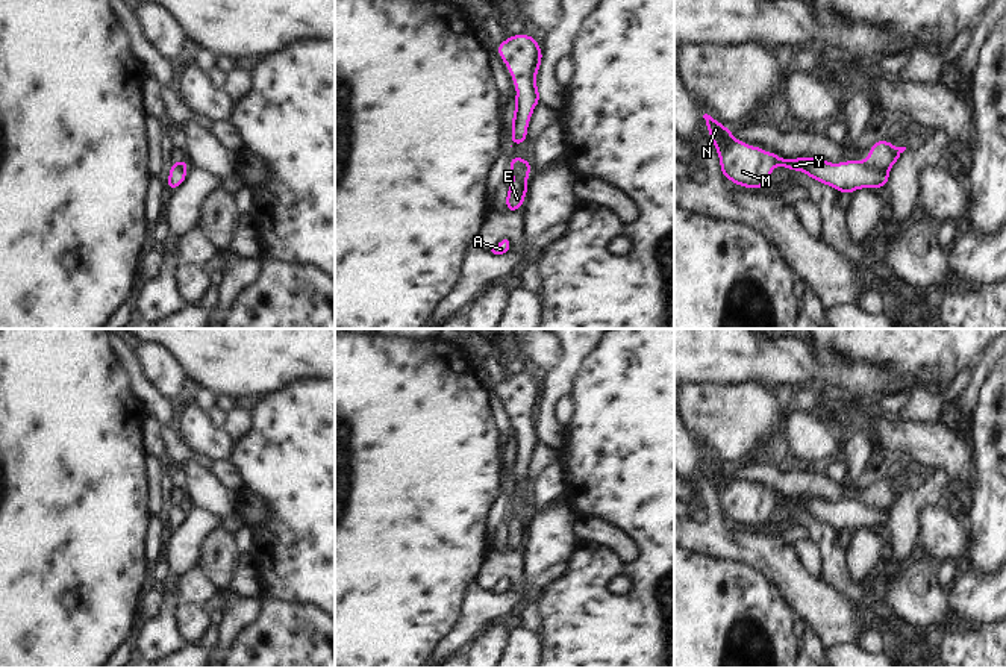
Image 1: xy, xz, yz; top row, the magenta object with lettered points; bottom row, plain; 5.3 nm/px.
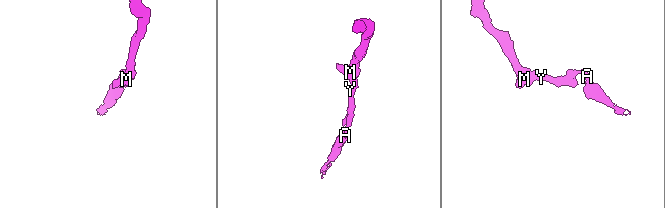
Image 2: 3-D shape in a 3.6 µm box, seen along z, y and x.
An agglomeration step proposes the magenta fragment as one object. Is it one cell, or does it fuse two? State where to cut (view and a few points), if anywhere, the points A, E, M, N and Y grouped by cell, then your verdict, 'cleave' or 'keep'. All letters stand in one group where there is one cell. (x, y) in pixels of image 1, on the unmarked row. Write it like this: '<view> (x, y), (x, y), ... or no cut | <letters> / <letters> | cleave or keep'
yz (864, 500), (873, 508), (887, 511) | A E / M N Y | cleave

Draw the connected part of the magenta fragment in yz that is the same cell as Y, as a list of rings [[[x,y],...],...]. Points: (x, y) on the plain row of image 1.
[[[705,453],[703,457],[706,459],[711,480],[717,488],[724,518],[747,529],[764,529],[776,504],[792,510],[803,510],[811,518],[829,524],[844,535],[861,527],[880,529],[889,521],[888,510],[873,509],[861,498],[841,503],[806,495],[783,498],[776,491],[765,492],[759,483],[751,488],[748,482],[735,479],[732,470],[711,454]]]

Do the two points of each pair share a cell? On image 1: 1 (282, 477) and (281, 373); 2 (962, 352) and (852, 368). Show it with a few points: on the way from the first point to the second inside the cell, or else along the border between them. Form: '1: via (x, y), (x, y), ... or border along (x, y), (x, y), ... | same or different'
1: border along (315, 379), (299, 379), (261, 399) | different
2: border along (850, 358), (890, 362), (918, 377) | different

